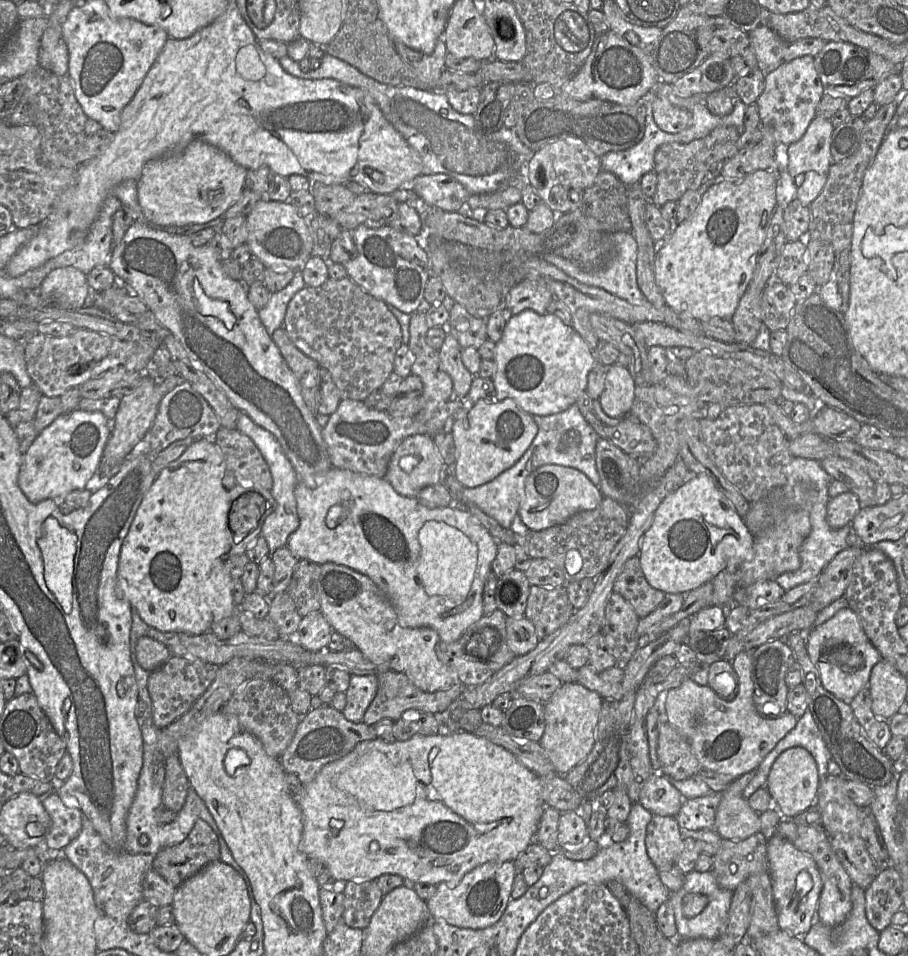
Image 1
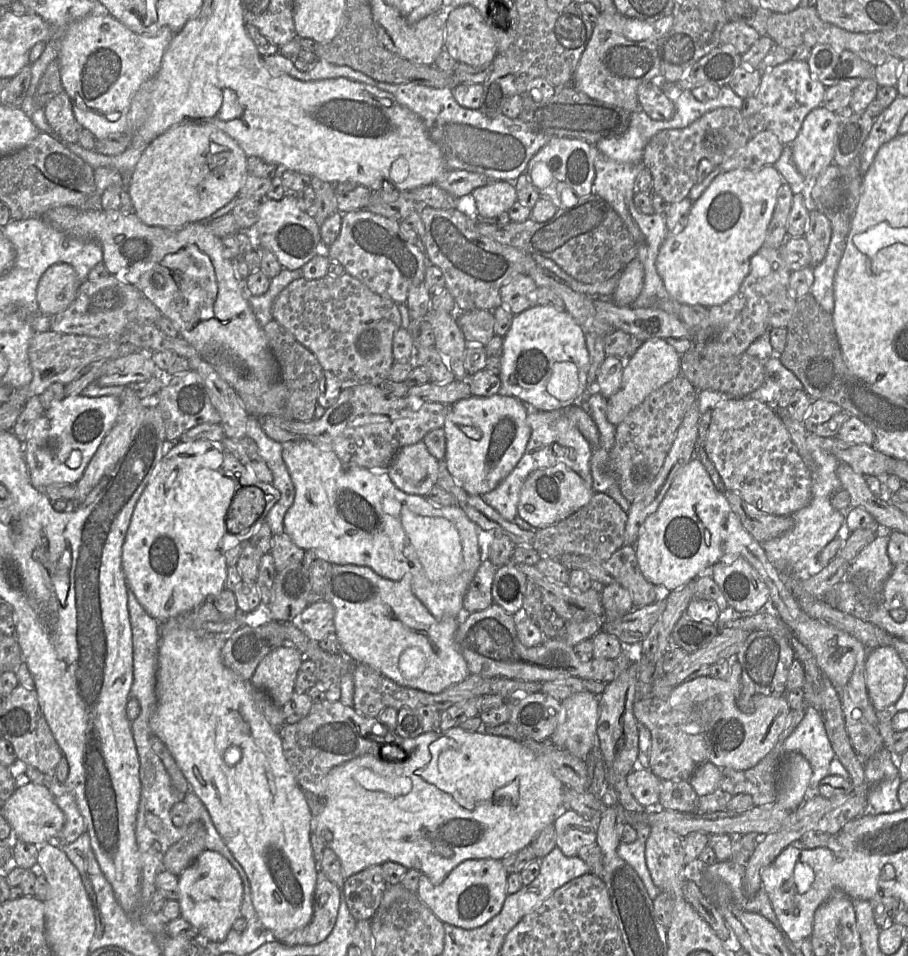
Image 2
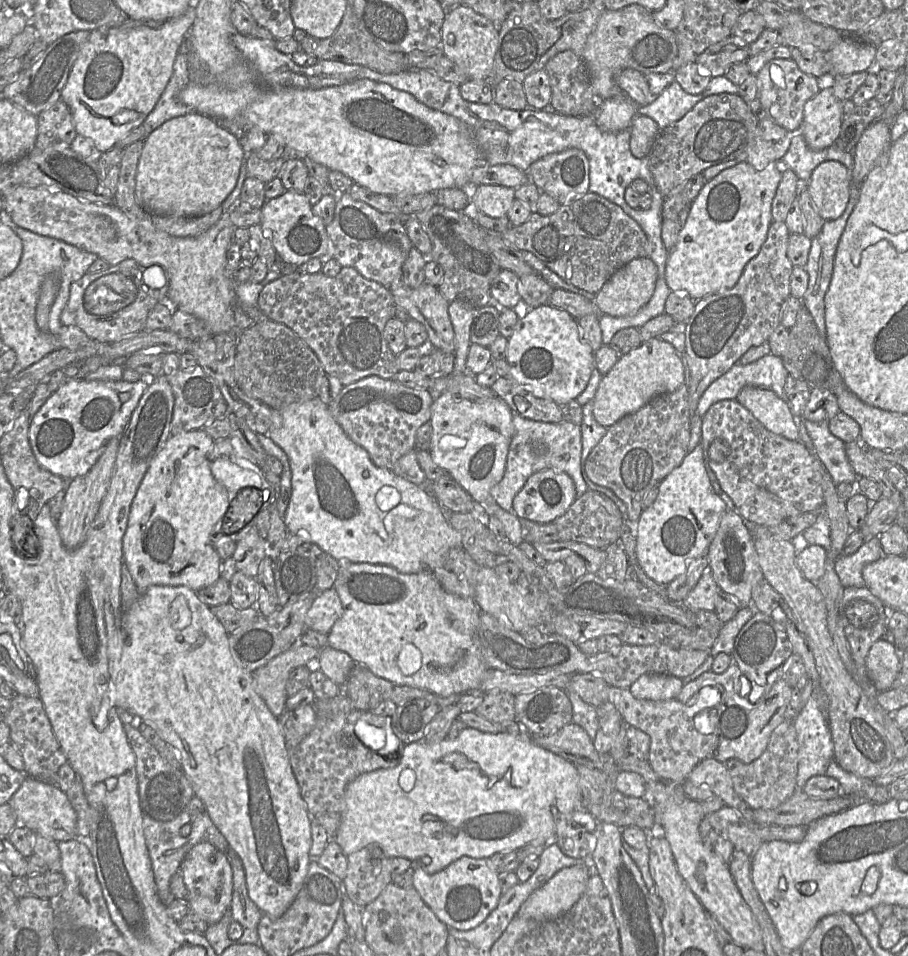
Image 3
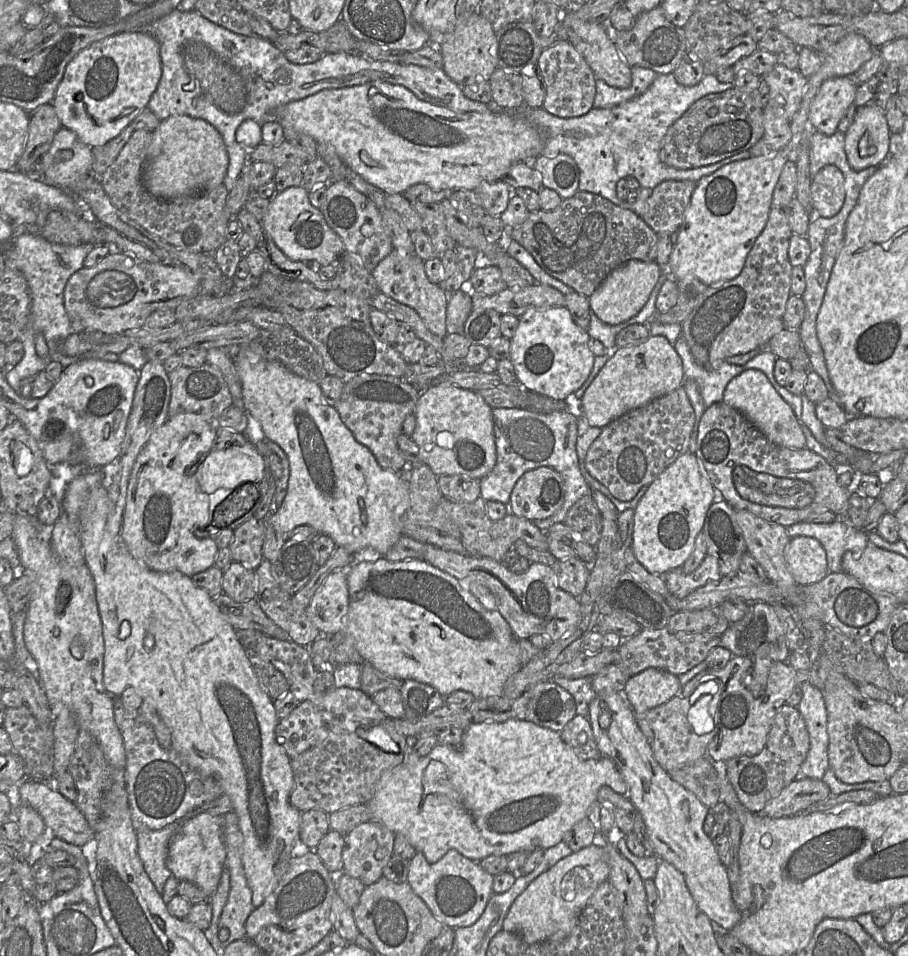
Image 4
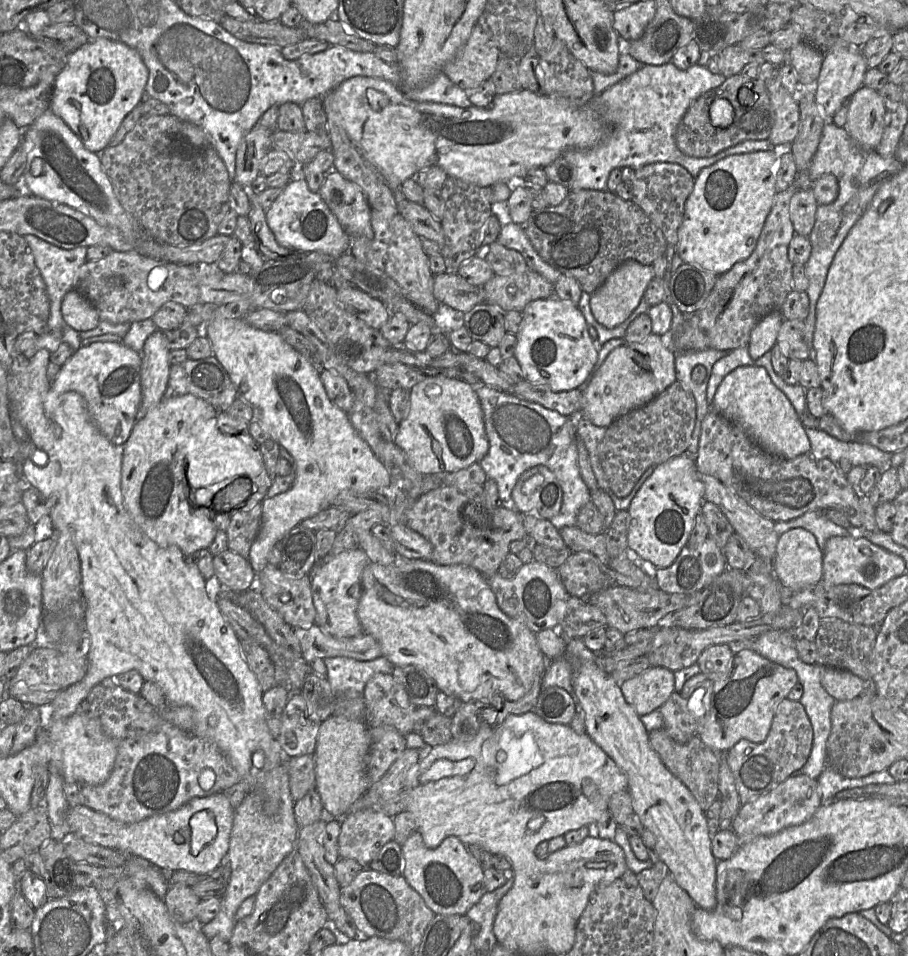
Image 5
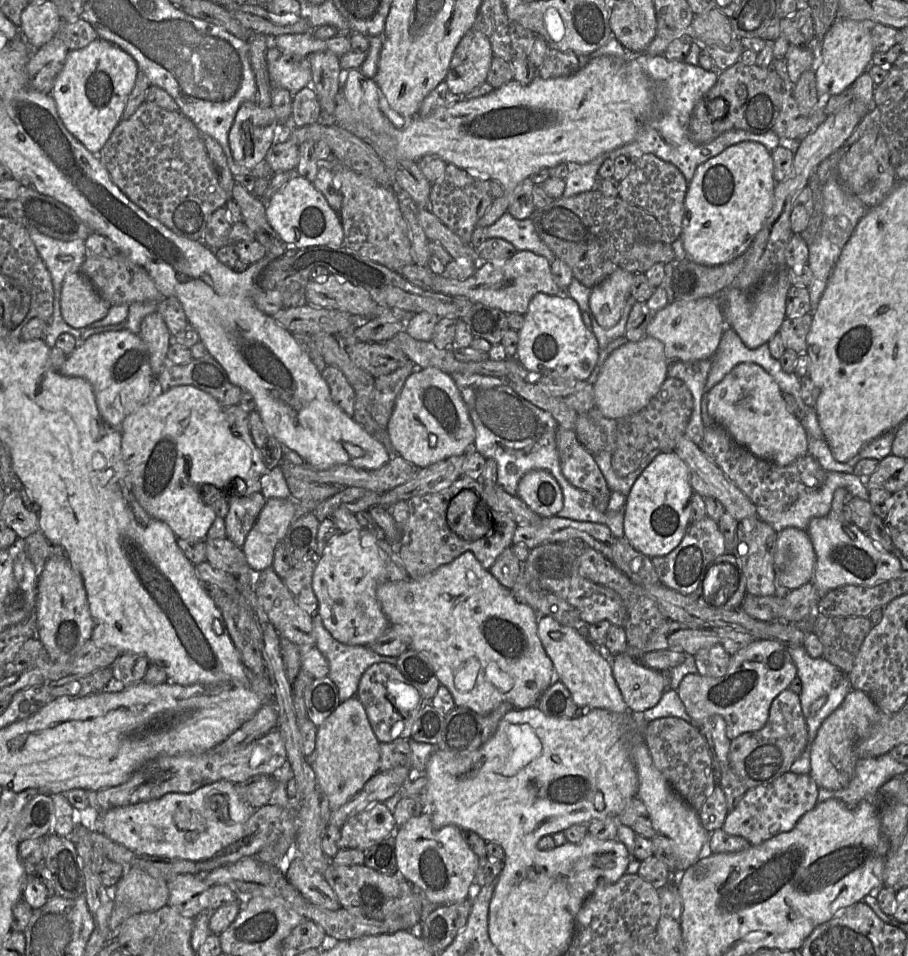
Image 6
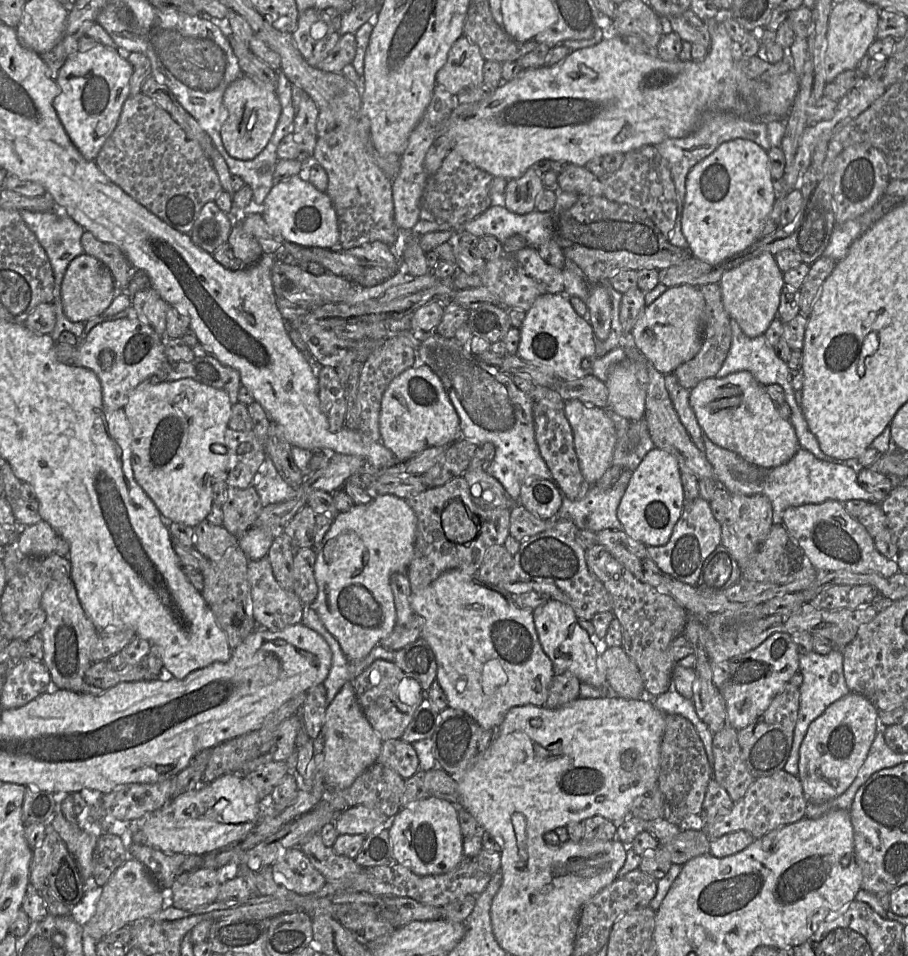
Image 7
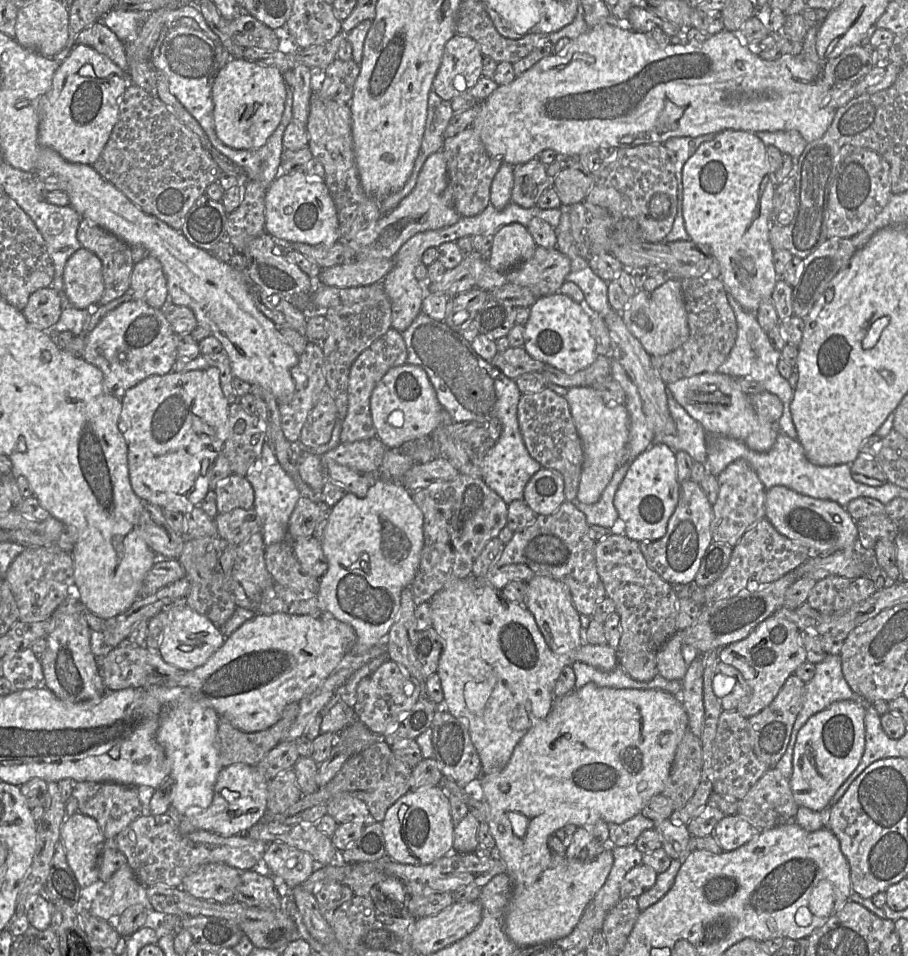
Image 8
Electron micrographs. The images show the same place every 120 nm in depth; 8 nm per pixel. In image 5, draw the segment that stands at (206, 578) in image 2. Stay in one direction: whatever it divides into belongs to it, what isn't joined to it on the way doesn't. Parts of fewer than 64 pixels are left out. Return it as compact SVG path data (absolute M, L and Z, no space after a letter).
M192 394L163 398L135 422L123 447L121 490L129 517L157 545L177 546L185 554L208 549L213 542L217 529L208 507L213 507L216 493L234 477L247 477L253 484L252 494L241 509L262 503L271 485L261 451L250 435L249 423L231 417L226 411L218 412L211 404Z

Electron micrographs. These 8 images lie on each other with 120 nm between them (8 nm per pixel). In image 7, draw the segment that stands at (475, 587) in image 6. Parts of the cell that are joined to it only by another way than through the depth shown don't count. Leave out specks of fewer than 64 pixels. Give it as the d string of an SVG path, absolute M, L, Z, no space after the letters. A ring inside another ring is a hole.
M451 569L421 591L412 593L411 607L414 614L425 620L421 638L427 641L435 655L436 680L446 695L448 707L465 712L486 730L497 730L510 708L527 704L545 705L555 675L553 664L539 642L533 611L518 607L508 591L479 580L477 574ZM492 659L500 662L508 679L492 694L486 695L481 686L482 668Z

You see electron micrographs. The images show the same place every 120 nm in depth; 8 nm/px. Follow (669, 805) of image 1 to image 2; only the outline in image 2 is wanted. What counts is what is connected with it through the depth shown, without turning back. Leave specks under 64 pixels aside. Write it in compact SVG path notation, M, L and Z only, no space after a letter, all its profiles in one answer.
M638 763L625 777L627 785L639 804L655 807L659 804L661 779L650 769L644 769Z

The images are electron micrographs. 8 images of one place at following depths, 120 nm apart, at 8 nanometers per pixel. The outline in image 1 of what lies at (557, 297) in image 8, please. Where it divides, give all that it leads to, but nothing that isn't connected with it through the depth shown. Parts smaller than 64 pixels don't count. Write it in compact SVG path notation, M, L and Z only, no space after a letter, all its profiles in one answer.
M530 309L507 315L493 360L496 370L491 380L496 400L512 399L531 416L558 414L575 404L586 391L588 374L597 364L594 352L571 326L553 314L539 315Z

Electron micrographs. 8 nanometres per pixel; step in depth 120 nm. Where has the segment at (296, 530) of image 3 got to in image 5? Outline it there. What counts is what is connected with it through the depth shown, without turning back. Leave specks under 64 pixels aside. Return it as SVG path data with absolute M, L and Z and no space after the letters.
M214 318L205 324L202 331L211 343L213 355L228 373L237 397L252 406L251 421L259 422L273 440L289 451L296 463L292 487L274 497L267 496L262 501L261 525L248 557L253 570L258 574L269 563L269 554L275 544L281 542L303 520L333 506L334 500L342 491L362 493L390 486L391 474L384 462L355 430L348 414L328 398L320 374L306 358L287 344L279 333L256 329L243 318Z

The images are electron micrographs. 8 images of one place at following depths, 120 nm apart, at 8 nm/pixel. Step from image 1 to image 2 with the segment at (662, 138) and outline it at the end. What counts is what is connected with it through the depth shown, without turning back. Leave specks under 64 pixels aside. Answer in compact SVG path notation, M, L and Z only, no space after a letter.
M644 110L631 113L627 131L618 138L603 139L596 144L597 149L610 159L621 163L642 163L645 147L666 124L653 120Z

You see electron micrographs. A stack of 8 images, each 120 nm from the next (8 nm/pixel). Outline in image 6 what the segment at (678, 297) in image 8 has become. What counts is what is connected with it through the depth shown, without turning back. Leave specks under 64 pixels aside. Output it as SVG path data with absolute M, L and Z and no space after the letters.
M711 296L693 301L674 300L667 304L652 317L646 335L663 343L667 360L694 362L713 357L725 329L721 304L717 296Z

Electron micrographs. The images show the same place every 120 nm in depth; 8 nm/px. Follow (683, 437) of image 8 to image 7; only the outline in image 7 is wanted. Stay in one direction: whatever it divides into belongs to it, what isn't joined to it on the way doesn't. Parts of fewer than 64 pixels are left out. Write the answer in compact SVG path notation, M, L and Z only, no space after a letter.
M673 372L664 376L666 389L682 425L690 435L696 447L701 452L705 452L705 445L701 435L701 427L698 424L694 410L689 402L690 390L679 384L677 377L673 374Z

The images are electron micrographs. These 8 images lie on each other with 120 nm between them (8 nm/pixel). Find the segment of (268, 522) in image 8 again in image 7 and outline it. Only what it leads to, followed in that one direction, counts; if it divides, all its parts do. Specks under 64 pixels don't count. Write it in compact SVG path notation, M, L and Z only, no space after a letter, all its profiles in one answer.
M268 455L255 474L253 486L263 506L285 502L296 496L296 489L281 477Z

